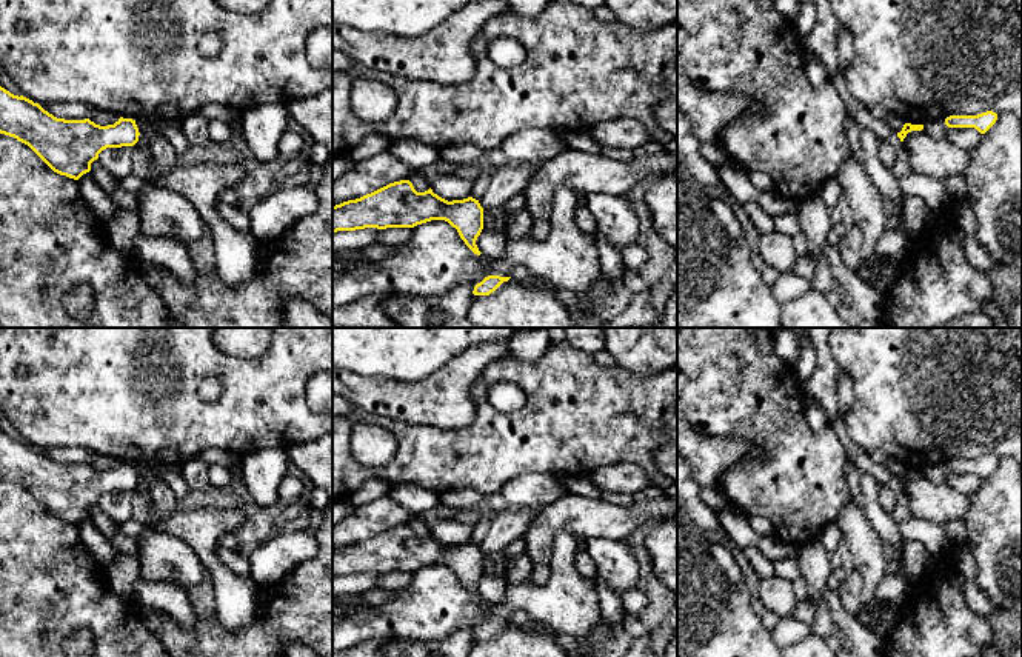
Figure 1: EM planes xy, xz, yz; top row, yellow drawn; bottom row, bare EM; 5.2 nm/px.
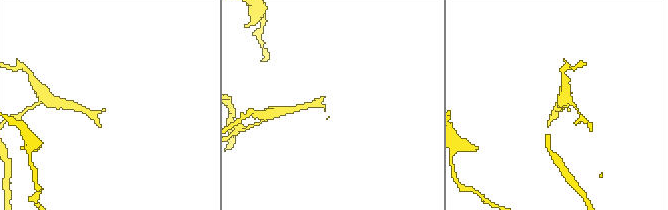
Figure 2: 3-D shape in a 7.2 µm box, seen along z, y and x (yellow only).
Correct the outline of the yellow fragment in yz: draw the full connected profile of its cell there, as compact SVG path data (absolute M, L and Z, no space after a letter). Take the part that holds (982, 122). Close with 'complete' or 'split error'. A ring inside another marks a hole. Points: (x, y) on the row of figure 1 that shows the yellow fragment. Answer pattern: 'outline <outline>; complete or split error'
outline M987 111L977 115L950 115L945 118L948 128L974 128L985 134L997 120L997 114Z; complete

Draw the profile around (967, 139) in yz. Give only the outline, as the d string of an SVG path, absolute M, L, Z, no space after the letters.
M948 128L945 138L970 152L979 145L982 134L974 128Z

